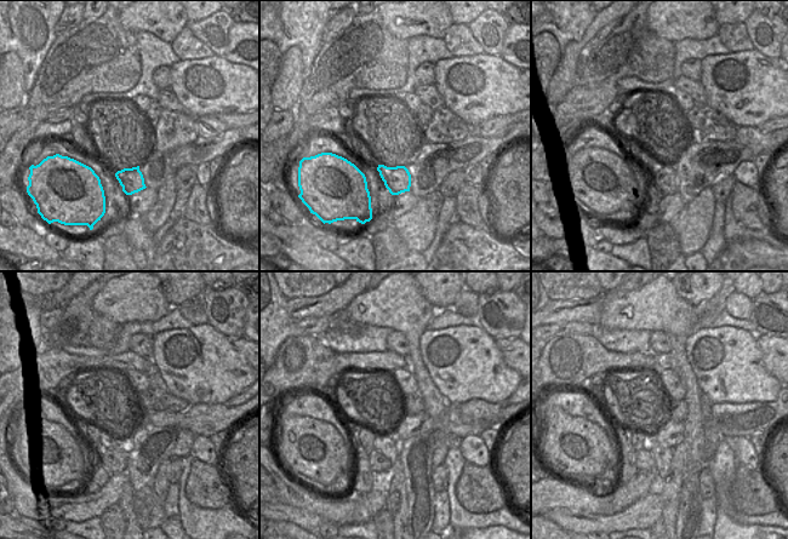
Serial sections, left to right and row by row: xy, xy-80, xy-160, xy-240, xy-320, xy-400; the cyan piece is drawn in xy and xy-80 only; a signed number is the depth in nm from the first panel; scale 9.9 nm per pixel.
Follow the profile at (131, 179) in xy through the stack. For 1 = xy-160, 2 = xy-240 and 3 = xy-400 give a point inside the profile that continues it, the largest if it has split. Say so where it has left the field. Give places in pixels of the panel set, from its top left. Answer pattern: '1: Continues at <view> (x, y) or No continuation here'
1: Continues at xy-160 (664, 177)
2: Continues at xy-240 (114, 460)
3: Continues at xy-400 (645, 462).

